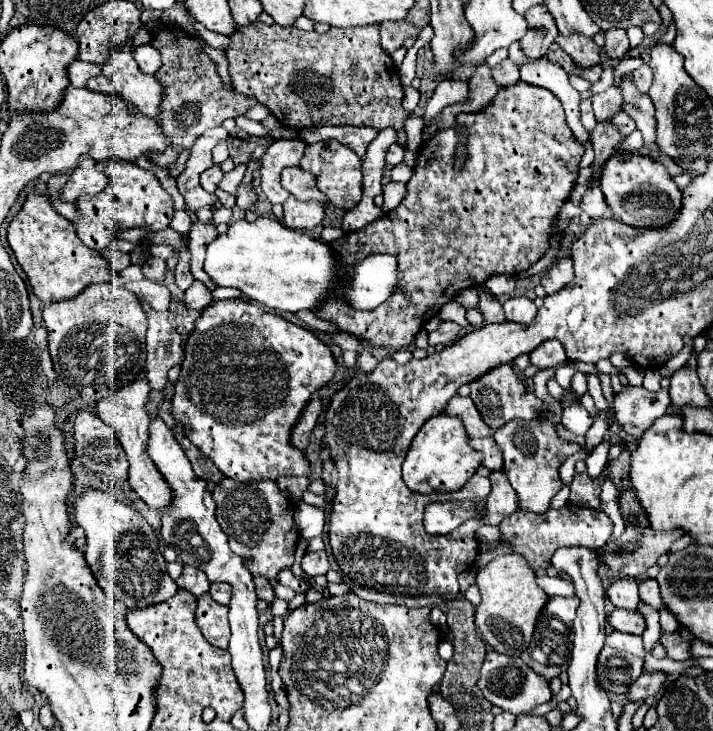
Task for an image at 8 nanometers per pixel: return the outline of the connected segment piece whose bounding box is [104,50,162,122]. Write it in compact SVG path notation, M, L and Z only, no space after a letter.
M112 50L108 62L104 64L104 74L134 114L144 114L156 122L160 120L162 84L154 76L140 72L132 52Z

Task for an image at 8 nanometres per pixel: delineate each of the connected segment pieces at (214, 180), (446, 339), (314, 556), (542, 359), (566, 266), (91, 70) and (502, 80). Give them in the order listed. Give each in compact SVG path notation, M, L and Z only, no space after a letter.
M214 164L214 166L210 166L206 172L202 172L202 176L200 176L200 184L202 184L202 188L204 188L206 192L214 192L214 190L218 188L218 184L220 184L222 178L224 178L222 168Z
M440 322L438 330L428 334L428 344L436 346L436 344L450 344L460 336L460 326L456 322Z
M320 550L320 552L306 552L306 556L302 558L302 570L304 570L308 576L326 574L326 572L330 570L326 550Z
M548 340L544 344L540 344L540 348L536 348L536 352L530 352L530 362L536 368L554 368L564 364L566 358L566 350L564 344L560 344L558 340Z
M558 258L542 276L542 286L546 290L546 294L554 294L558 290L562 290L564 286L568 286L574 278L574 268L572 268L572 260L570 258Z
M76 60L68 66L68 76L70 76L70 84L76 88L84 88L86 82L90 78L96 78L102 74L102 66L100 64L92 64L92 62L82 62Z
M508 58L508 60L502 60L496 68L492 68L492 78L498 86L508 86L520 80L520 72L518 72L518 66Z

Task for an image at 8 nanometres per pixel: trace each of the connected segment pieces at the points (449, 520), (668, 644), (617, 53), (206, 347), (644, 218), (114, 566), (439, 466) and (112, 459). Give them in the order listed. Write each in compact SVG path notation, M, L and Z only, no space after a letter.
M436 502L424 512L424 528L428 534L448 534L472 516L476 516L472 502Z
M676 632L674 636L664 634L664 636L660 638L660 642L662 642L664 648L668 650L668 656L670 656L670 658L674 658L674 660L688 660L688 658L690 658L690 654L688 654L690 642L684 642L678 632Z
M608 30L606 32L606 52L610 58L622 58L630 50L628 36L624 30Z
M240 298L214 300L196 318L194 330L186 340L172 408L174 416L182 418L192 444L200 446L226 478L250 482L278 480L280 476L310 476L308 458L290 442L292 428L300 420L312 394L326 386L334 374L336 358L314 332Z
M620 152L604 164L600 188L614 218L638 228L640 226L658 228L664 226L666 222L672 222L672 218L680 208L680 198L682 198L672 176L666 172L666 168L660 162L632 152Z
M84 488L72 502L76 524L86 532L86 562L106 594L118 598L126 608L144 608L176 594L178 584L166 572L160 538L138 510L116 500L100 488Z
M446 412L432 416L414 436L406 460L402 464L402 478L412 492L432 494L432 492L456 492L460 490L482 464L482 454L476 452L468 444L468 434L464 432L464 424L456 416L448 416Z
M78 410L74 420L74 446L76 456L86 458L84 464L92 472L104 472L110 476L126 478L128 460L122 444L118 442L114 428L104 424L96 414Z

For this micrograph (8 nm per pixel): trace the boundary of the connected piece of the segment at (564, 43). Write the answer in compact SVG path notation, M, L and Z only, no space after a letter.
M558 36L556 42L570 54L578 68L592 68L600 62L600 48L594 44L592 38L586 36Z

